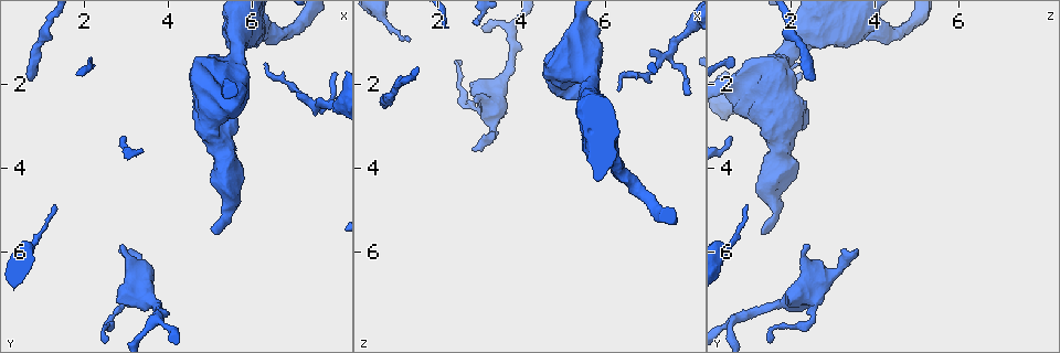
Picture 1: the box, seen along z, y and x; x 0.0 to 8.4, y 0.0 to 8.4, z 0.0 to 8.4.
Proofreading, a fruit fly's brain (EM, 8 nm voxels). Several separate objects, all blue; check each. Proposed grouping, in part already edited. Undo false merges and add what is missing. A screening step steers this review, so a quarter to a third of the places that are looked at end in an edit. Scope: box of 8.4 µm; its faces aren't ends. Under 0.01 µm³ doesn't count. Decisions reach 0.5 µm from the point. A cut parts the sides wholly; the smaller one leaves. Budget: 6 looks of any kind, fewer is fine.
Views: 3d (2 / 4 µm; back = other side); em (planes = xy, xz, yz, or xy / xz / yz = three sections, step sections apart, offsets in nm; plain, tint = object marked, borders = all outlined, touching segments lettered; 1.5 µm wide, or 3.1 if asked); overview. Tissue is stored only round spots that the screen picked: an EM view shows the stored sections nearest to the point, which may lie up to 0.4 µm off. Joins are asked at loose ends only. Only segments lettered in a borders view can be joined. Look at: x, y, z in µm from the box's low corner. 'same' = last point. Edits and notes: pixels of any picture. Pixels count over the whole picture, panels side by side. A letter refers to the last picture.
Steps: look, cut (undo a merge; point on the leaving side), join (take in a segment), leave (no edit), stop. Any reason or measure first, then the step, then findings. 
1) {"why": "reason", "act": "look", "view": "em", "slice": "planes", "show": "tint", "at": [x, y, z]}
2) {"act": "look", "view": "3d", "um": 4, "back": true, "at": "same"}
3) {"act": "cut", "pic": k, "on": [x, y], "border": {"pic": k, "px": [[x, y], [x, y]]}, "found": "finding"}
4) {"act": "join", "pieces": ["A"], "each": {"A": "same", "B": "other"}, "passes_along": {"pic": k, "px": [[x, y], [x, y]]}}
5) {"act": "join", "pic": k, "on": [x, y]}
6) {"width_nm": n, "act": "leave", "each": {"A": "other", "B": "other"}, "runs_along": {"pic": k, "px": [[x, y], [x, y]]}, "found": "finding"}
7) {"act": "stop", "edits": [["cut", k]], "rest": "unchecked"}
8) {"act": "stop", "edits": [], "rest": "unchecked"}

{"why": "end of a long branch", "act": "look", "view": "3d", "um": 4, "at": [1.30, 4.90, 1.05]}

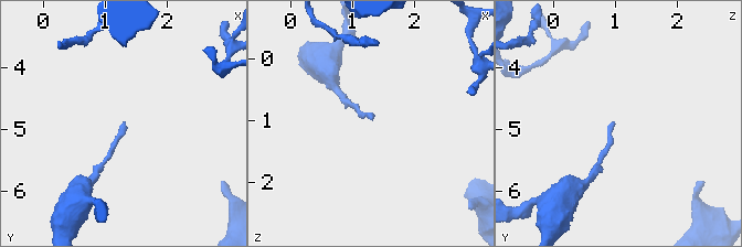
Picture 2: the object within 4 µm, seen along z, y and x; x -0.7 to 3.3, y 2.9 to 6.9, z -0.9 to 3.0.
{"why": "now the EM", "act": "look", "view": "em", "slice": "xz", "step": 8, "show": "borders", "at": [1.30, 4.90, 0.95]}

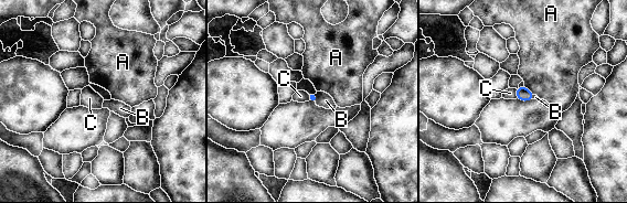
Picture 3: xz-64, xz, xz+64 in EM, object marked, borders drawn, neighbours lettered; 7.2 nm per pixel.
{"act": "join", "pieces": ["B"], "each": {"A": "other", "B": "same", "C": "other"}, "passes_along": {"pic": 3, "px": [[312, 98], [317, 98], [326, 100]]}, "found": "it goes on there"}

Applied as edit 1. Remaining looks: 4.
{"act": "look", "view": "overview"}

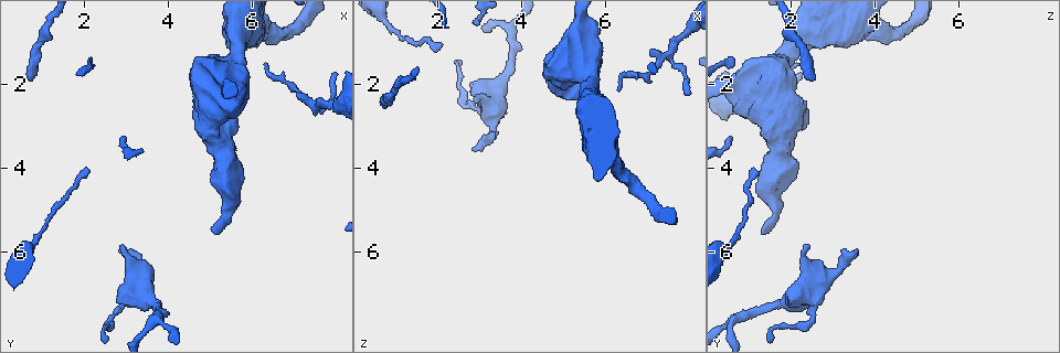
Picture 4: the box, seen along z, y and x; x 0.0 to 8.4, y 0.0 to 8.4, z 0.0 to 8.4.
{"why": "an open end", "act": "look", "view": "em", "slice": "planes", "show": "borders", "at": [2.90, 6.00, 3.55]}

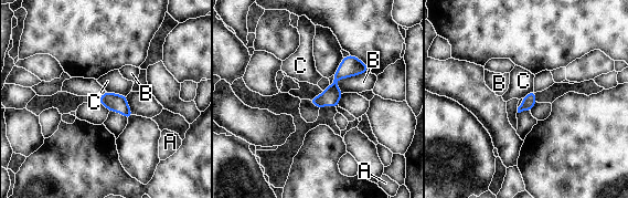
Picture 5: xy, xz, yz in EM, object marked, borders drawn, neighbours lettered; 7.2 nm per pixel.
{"longest_contact_nm": ["B", 300], "act": "leave", "each": {"A": "other", "B": "other", "C": "other"}, "runs_along": {"pic": 5, "px": [[365, 69], [347, 69], [314, 101]]}, "found": "no lettered segment goes on from it"}

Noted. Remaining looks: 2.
{"why": "an open end", "act": "look", "view": "em", "slice": "xy", "step": 8, "show": "borders", "at": [0.70, 1.90, 2.55]}

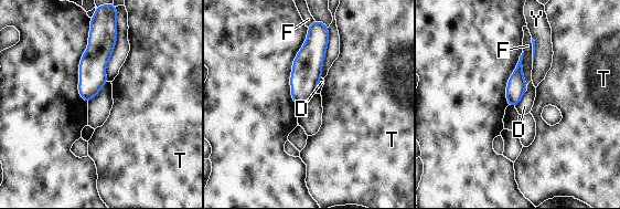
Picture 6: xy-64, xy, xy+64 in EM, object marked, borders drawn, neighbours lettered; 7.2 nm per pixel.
{"act": "look", "view": "em", "slice": "planes", "show": "borders", "at": "same"}

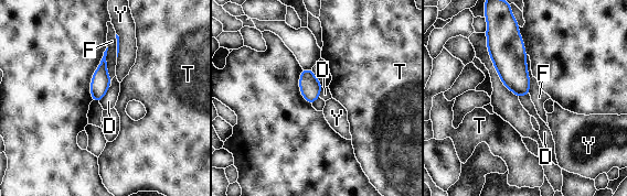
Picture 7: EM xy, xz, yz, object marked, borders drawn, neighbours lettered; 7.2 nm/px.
{"longest_contact_nm": ["F", 280], "act": "leave", "each": {"D": "other", "F": "other", "T": "other", "Y": "other"}, "found": "none of them fits"}

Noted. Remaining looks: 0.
{"act": "stop", "edits": [["join", 3]], "rest": "unchecked"}

